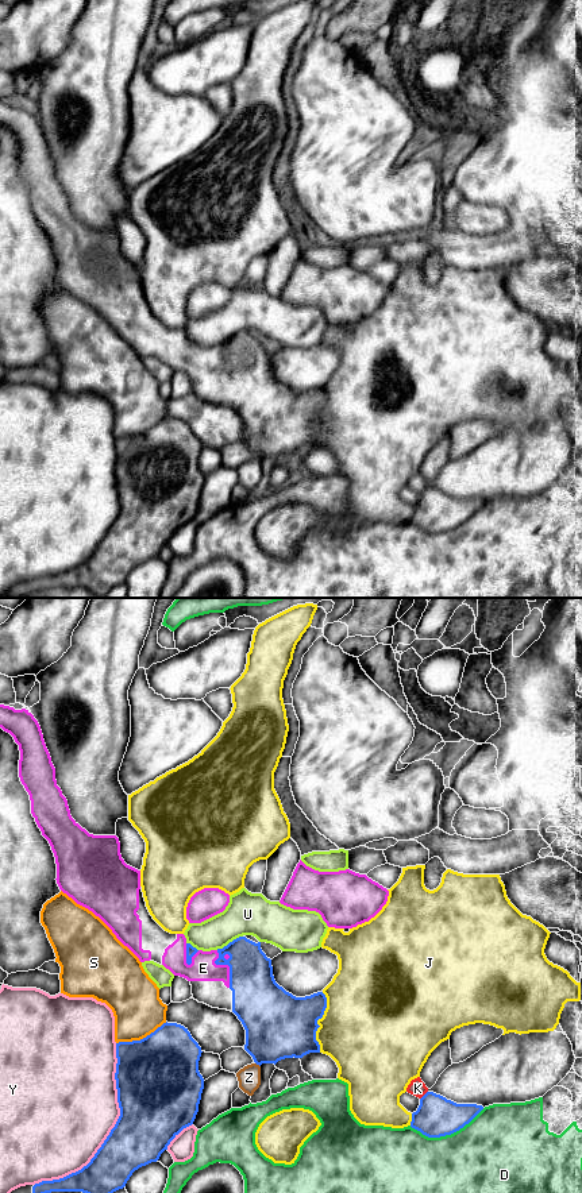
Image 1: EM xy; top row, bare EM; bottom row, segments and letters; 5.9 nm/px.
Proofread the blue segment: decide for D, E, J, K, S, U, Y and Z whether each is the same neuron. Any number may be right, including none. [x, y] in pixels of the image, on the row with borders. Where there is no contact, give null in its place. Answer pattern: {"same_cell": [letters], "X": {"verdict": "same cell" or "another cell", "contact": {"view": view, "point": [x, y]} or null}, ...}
{"same_cell": ["E"], "D": {"verdict": "another cell", "contact": {"view": "xy", "point": [446, 1134]}}, "E": {"verdict": "same cell", "contact": {"view": "xy", "point": [226, 964]}}, "J": {"verdict": "another cell", "contact": {"view": "xy", "point": [316, 1022]}}, "K": {"verdict": "another cell", "contact": {"view": "xy", "point": [424, 1095]}}, "S": {"verdict": "another cell", "contact": {"view": "xy", "point": [141, 1039]}}, "U": {"verdict": "another cell", "contact": {"view": "xy", "point": [230, 942]}}, "Y": {"verdict": "another cell", "contact": {"view": "xy", "point": [111, 1130]}}, "Z": {"verdict": "another cell", "contact": {"view": "xy", "point": [258, 1064]}}}

